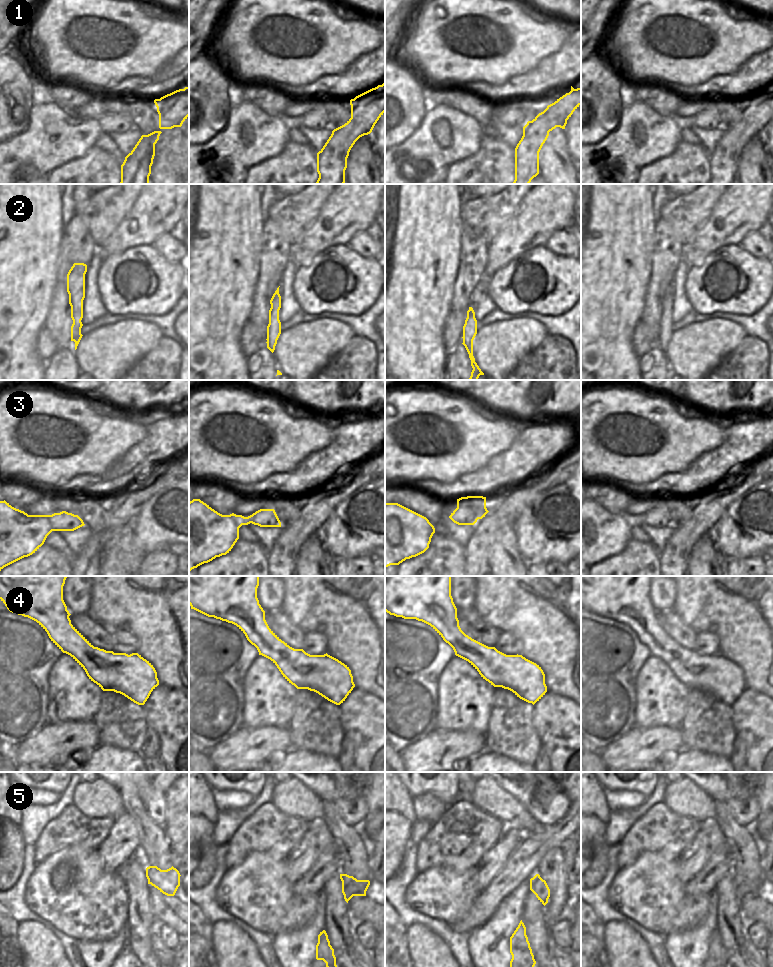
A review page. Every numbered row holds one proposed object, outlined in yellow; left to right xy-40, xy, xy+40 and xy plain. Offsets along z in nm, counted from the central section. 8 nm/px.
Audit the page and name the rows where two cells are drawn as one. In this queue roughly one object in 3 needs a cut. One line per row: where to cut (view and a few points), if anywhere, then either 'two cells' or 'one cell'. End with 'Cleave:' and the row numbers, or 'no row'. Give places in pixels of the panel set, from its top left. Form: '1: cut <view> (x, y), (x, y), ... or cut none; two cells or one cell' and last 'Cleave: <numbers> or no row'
1: cut none; one cell
2: cut none; one cell
3: cut none; one cell
4: cut none; one cell
5: cut none; one cell
Cleave: no row

